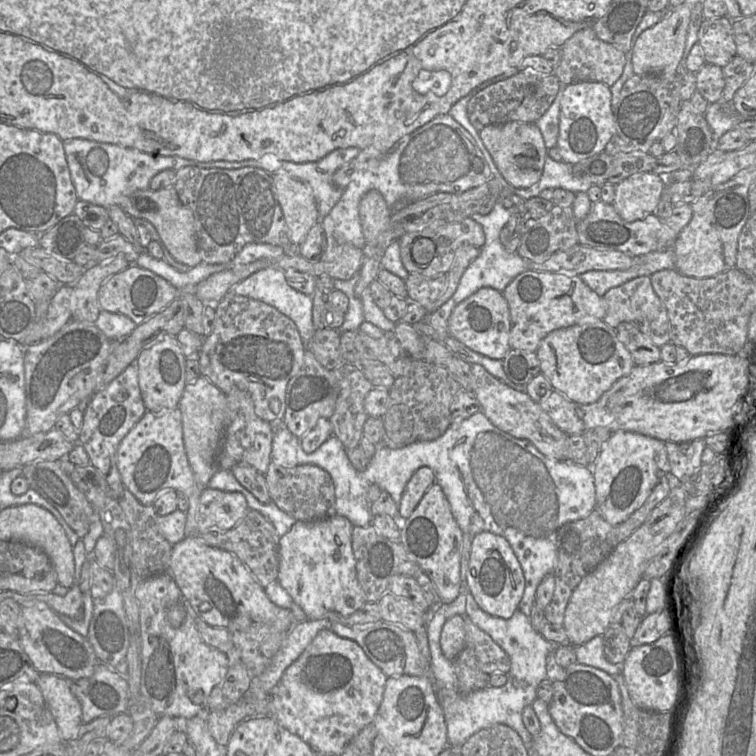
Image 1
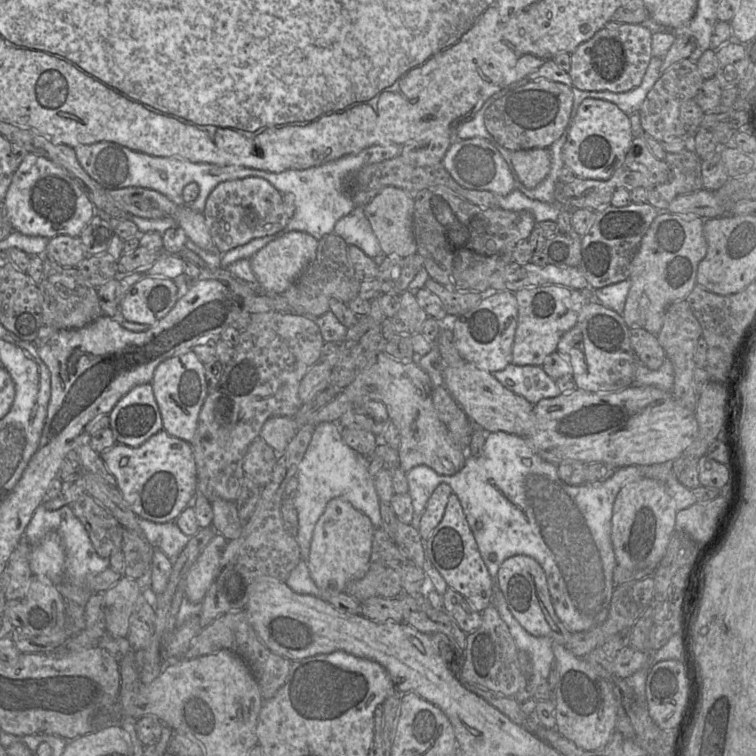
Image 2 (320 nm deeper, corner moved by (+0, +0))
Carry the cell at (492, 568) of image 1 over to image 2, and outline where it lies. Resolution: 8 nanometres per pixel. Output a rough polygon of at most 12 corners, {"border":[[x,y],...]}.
{"border":[[507,558],[498,583],[510,612],[534,636],[565,646],[545,571]]}

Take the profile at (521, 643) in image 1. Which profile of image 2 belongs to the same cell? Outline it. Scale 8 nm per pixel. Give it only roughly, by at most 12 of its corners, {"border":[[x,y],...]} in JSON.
{"border":[[498,579],[492,605],[509,627],[518,650],[531,658],[525,690],[547,682],[555,661],[552,639],[534,636],[509,611]]}

